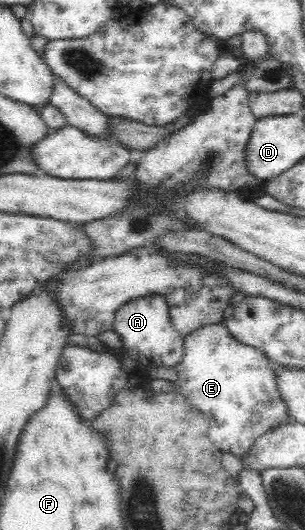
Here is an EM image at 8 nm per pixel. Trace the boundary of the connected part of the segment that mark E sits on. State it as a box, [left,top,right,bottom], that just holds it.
[173,322,289,459]

